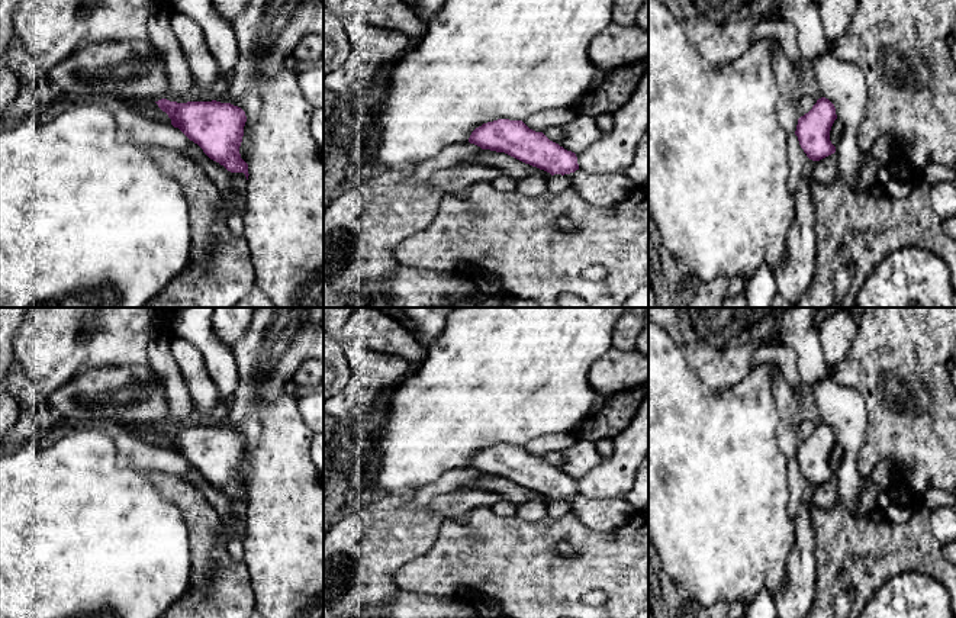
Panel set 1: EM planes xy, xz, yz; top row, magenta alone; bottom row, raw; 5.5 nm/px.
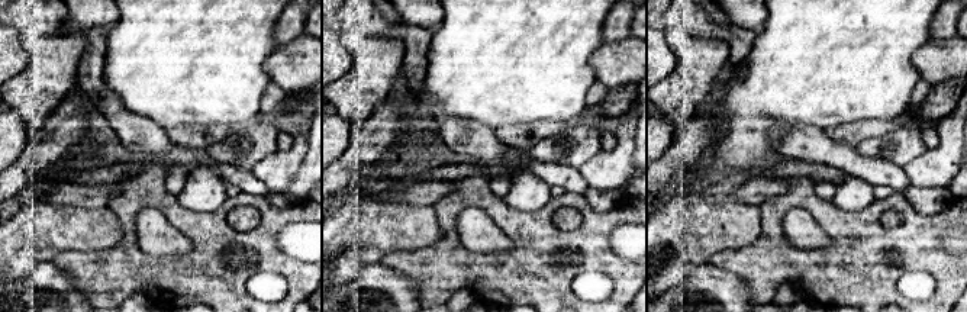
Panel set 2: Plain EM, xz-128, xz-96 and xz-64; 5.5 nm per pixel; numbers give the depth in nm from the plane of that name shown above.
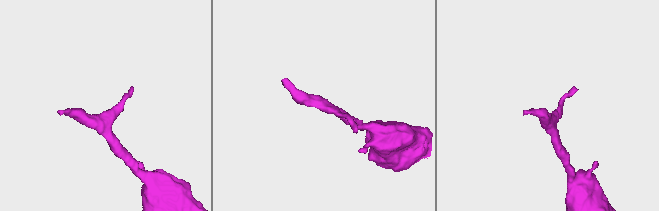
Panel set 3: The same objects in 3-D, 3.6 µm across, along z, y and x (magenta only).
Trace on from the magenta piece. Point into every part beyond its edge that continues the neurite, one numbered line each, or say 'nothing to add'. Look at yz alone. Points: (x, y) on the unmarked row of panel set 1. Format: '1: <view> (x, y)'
nothing to add

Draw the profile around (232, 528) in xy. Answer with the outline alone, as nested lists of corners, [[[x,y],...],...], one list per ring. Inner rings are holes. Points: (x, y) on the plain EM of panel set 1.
[[[229,498],[232,506],[232,518],[226,522],[222,522],[221,543],[228,545],[232,540],[239,540],[241,531],[247,527],[248,518],[248,505],[244,498]]]

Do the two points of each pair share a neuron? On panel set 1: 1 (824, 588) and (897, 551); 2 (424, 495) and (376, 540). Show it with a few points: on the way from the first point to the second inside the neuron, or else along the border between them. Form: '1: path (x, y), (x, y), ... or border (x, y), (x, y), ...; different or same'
1: path (837, 569), (855, 551), (878, 551); same
2: path (412, 507), (388, 531); same

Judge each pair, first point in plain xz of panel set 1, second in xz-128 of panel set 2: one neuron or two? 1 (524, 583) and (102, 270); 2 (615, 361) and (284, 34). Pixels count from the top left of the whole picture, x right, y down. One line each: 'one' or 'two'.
1: one
2: two

